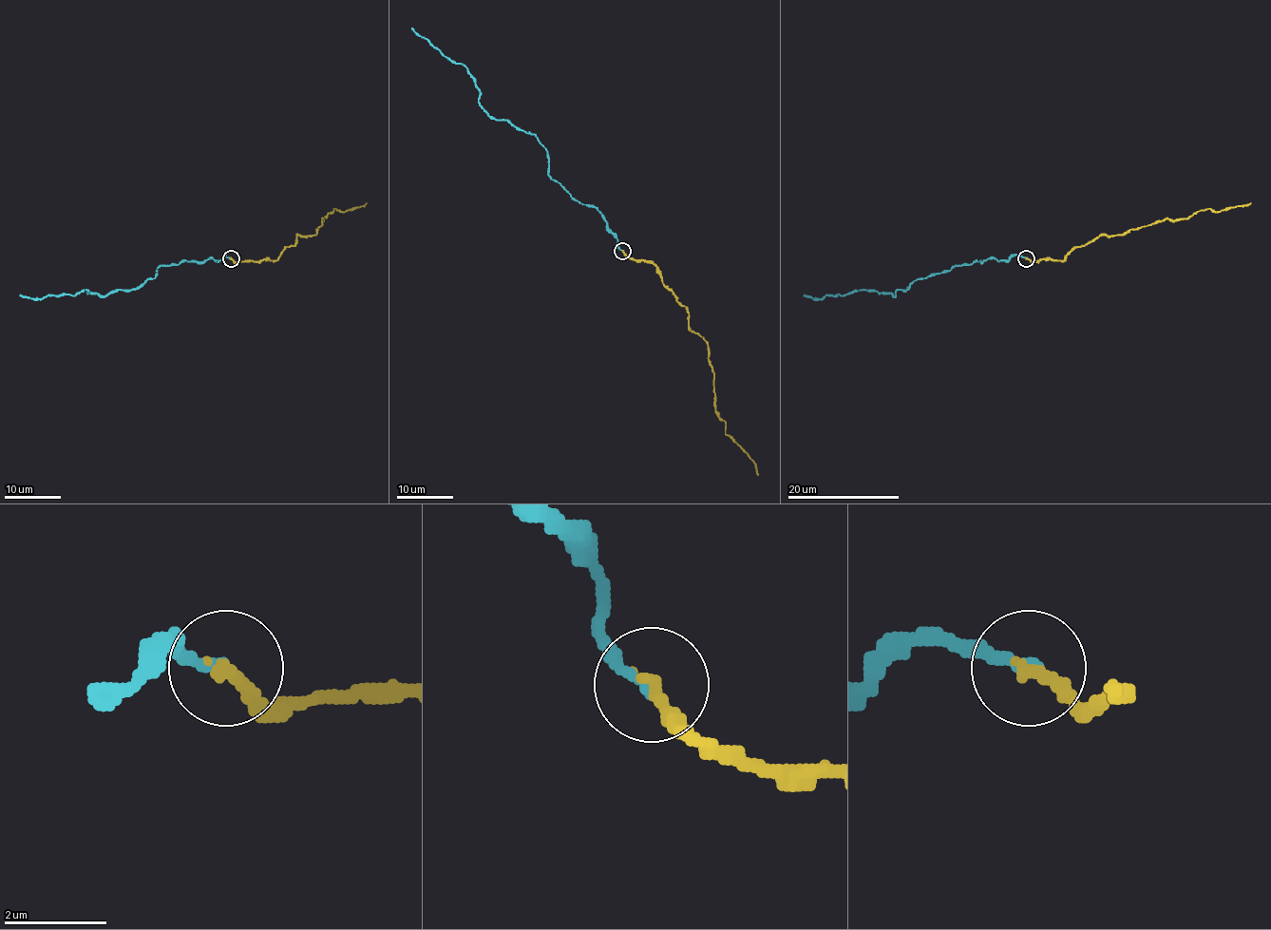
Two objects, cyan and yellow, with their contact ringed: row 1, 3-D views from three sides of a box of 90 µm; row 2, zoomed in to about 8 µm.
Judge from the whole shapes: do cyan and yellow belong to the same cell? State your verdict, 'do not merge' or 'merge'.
merge

